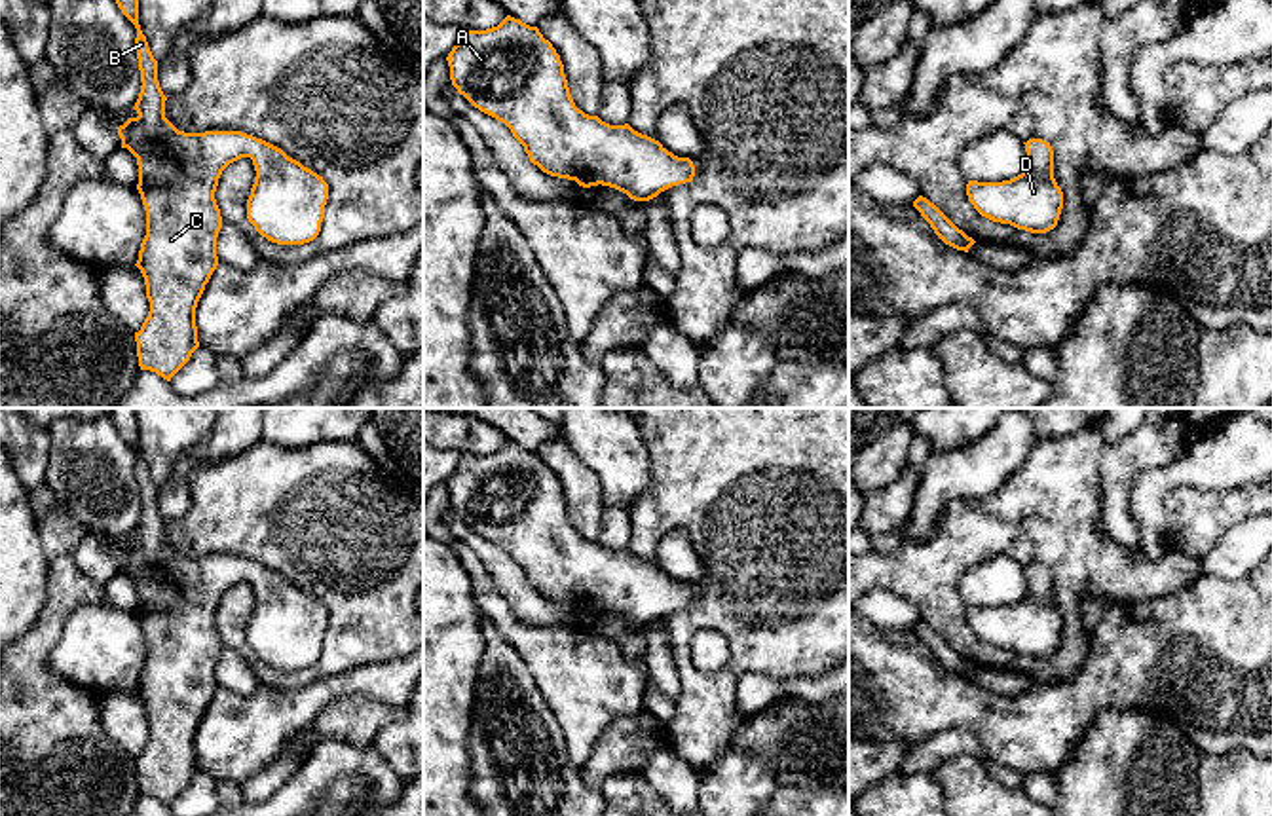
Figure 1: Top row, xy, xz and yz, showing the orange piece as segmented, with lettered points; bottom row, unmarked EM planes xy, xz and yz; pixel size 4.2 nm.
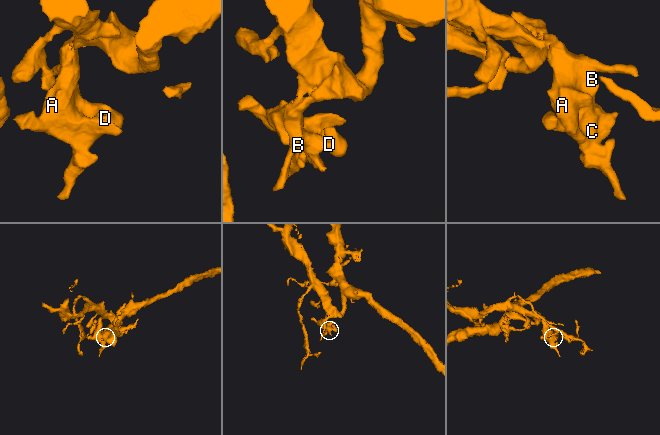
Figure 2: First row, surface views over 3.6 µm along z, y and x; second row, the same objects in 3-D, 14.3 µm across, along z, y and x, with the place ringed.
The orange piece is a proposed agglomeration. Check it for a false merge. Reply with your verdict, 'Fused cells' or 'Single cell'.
Single cell

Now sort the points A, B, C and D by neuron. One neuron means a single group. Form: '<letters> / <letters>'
A B C D

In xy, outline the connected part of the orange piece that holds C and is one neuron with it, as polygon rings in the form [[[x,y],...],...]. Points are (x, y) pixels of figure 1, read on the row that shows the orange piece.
[[[116,0],[116,4],[137,28],[135,51],[142,82],[133,106],[139,116],[118,127],[122,148],[137,158],[137,190],[146,211],[146,235],[135,266],[144,277],[150,311],[140,330],[135,332],[137,357],[140,370],[156,372],[171,381],[199,347],[196,307],[218,266],[216,237],[222,216],[215,192],[222,171],[241,158],[253,159],[256,176],[247,199],[247,218],[262,237],[277,245],[304,245],[319,235],[328,184],[281,148],[253,135],[241,131],[178,131],[165,118],[167,97],[158,82],[158,61],[139,25],[139,0]]]

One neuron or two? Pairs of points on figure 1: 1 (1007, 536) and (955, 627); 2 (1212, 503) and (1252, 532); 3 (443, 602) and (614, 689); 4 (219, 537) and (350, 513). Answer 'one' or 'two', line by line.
1: one
2: two
3: two
4: one

